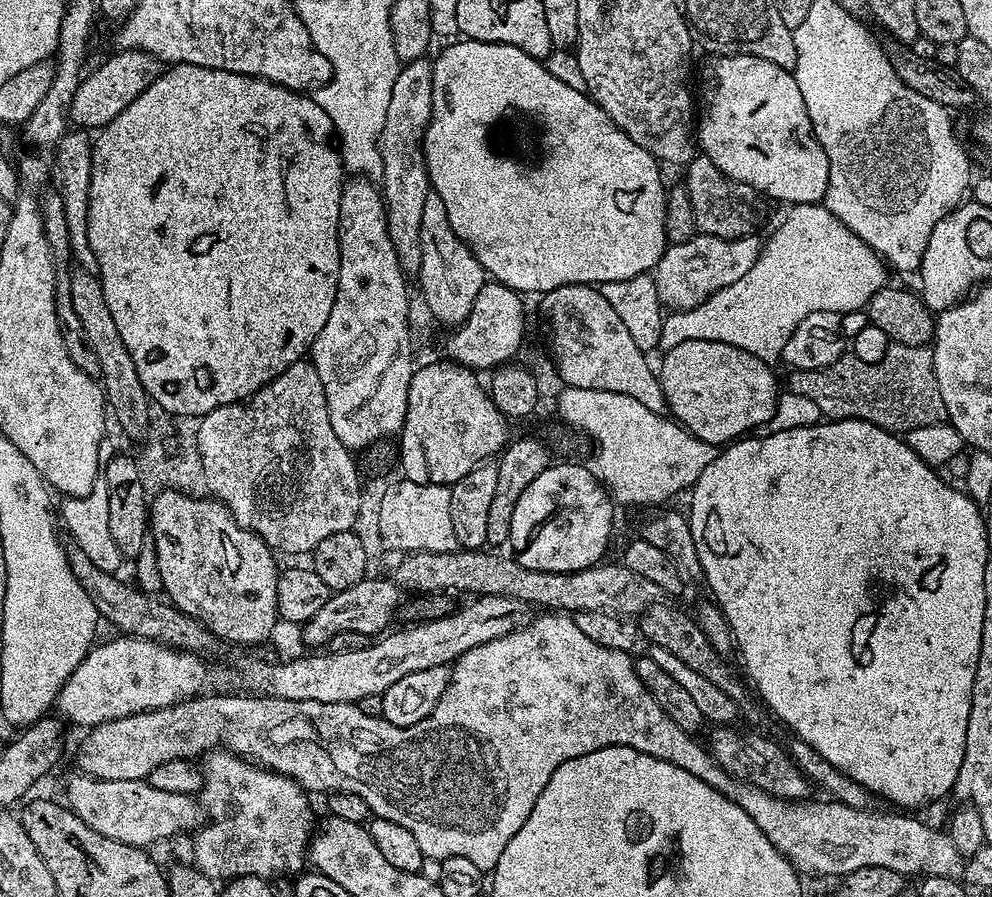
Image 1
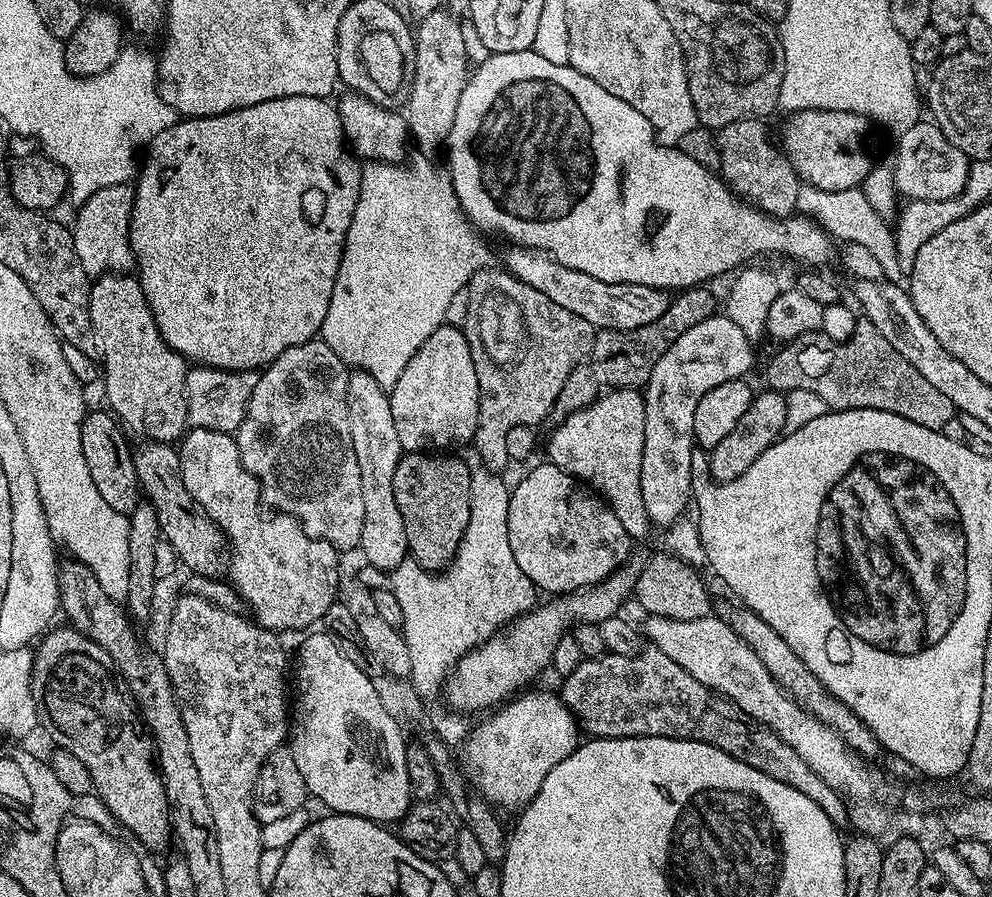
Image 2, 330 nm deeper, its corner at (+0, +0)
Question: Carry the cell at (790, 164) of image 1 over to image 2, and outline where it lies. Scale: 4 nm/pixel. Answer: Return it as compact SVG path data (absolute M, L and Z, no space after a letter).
M815 108L793 112L787 119L779 143L801 181L824 191L850 190L863 185L874 167L868 153L868 117L846 110L827 112Z

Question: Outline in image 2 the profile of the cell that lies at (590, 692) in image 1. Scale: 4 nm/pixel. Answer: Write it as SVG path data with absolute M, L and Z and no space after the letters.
M532 690L525 691L503 706L497 707L491 713L493 716L489 720L482 721L473 732L471 729L470 735L462 744L464 747L462 771L465 777L479 795L500 810L501 808L523 809L525 804L532 801L534 794L538 794L546 774L550 774L550 770L554 770L554 766L558 766L562 758L570 755L582 740L580 725L577 724L572 711L564 705L563 700L555 691L530 691Z

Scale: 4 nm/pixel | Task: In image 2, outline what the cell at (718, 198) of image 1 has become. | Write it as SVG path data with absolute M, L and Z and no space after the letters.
M739 120L715 133L721 152L719 175L725 184L740 197L767 216L783 218L797 211L797 195L802 181L783 151L768 137L765 121Z

